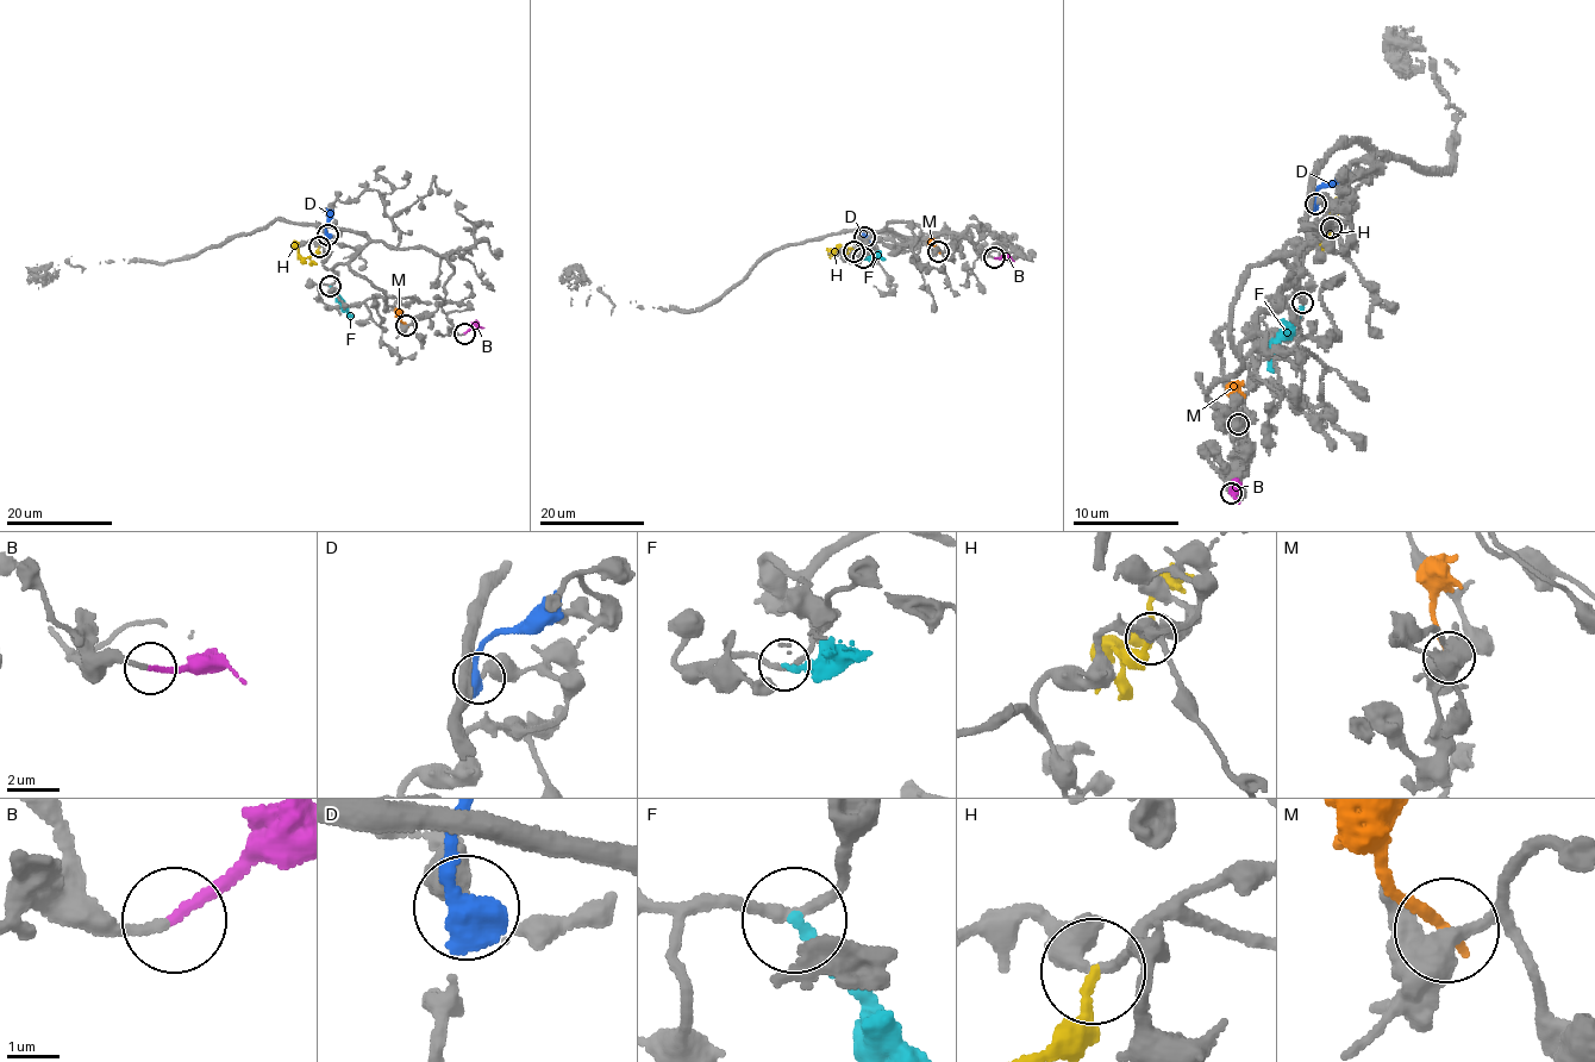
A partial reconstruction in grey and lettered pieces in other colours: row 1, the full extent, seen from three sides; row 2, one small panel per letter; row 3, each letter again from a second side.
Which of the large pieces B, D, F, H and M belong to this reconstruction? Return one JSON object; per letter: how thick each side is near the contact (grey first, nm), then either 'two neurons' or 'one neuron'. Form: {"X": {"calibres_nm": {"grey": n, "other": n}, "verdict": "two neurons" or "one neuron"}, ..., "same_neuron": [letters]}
{"B": {"calibres_nm": {"grey": 180, "other": 190}, "verdict": "one neuron"}, "D": {"calibres_nm": {"grey": 400, "other": 650}, "verdict": "two neurons"}, "F": {"calibres_nm": {"grey": 190, "other": 220}, "verdict": "two neurons"}, "H": {"calibres_nm": {"grey": 340, "other": 190}, "verdict": "two neurons"}, "M": {"calibres_nm": {"grey": 440, "other": 240}, "verdict": "two neurons"}, "same_neuron": ["B"]}

